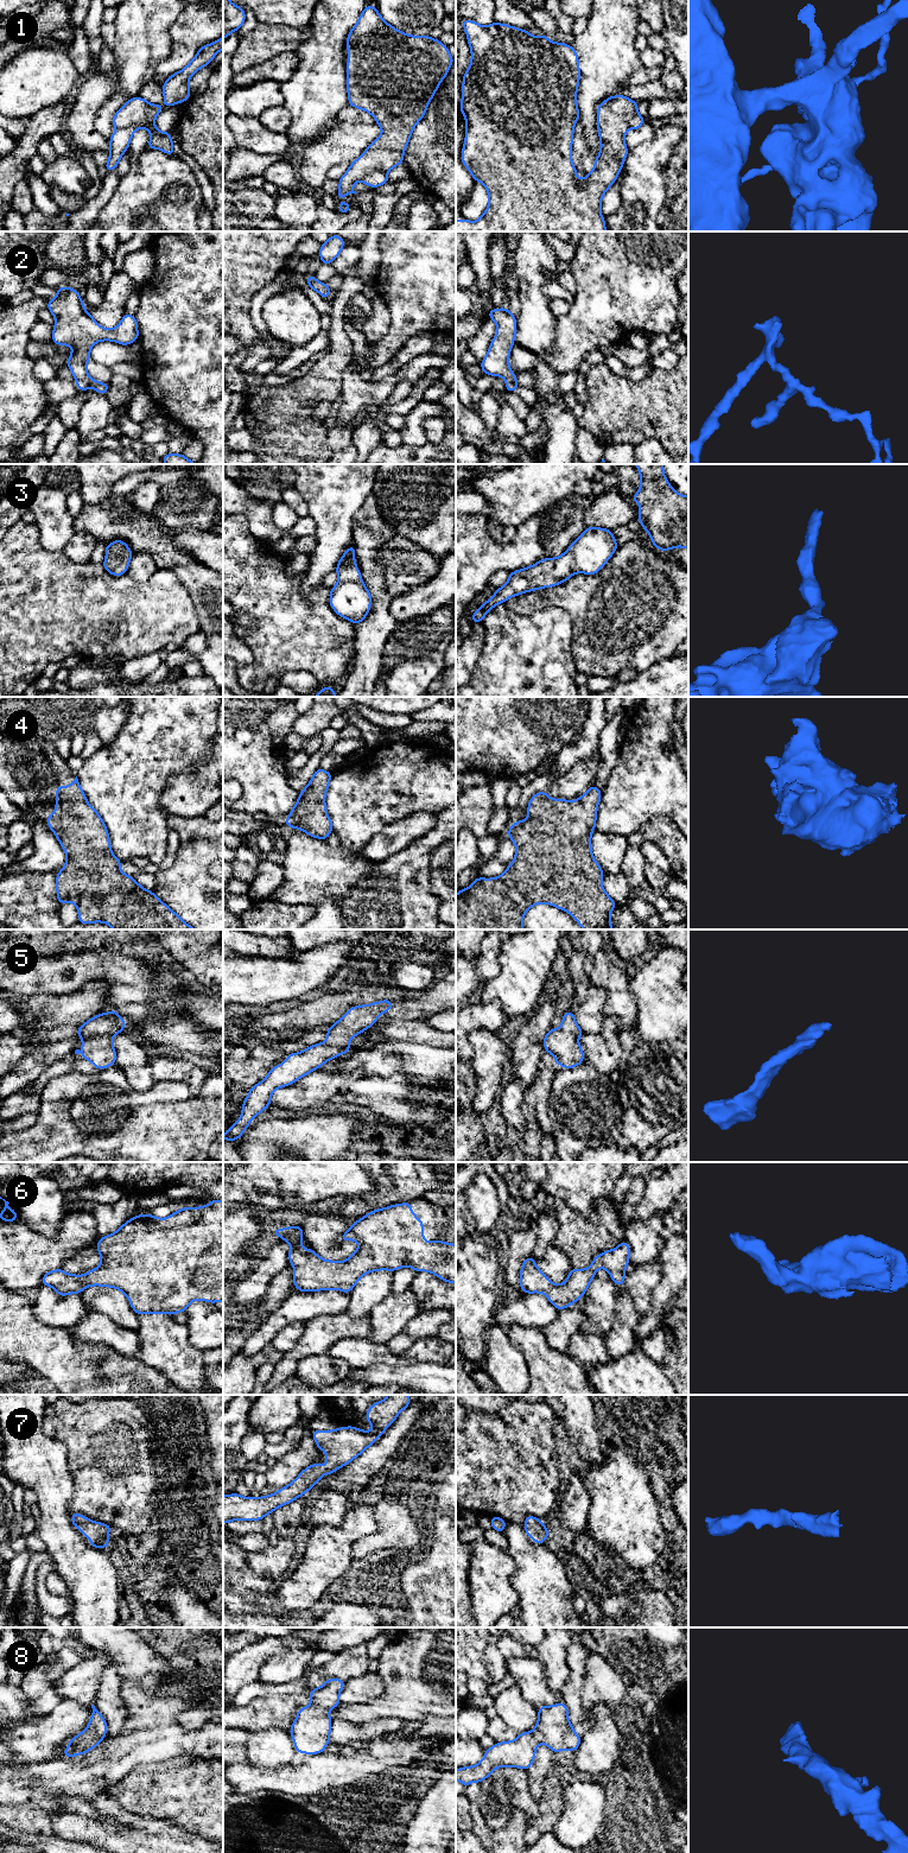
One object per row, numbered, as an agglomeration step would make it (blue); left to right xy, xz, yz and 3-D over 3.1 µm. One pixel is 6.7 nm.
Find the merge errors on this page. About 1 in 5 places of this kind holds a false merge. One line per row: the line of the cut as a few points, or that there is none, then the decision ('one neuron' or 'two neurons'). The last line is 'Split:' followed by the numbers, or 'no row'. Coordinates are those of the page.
1: cut xy (151, 105), (147, 115), (140, 122), (118, 128); two neurons
2: cut none; one neuron
3: cut none; one neuron
4: cut none; one neuron
5: cut none; one neuron
6: cut none; one neuron
7: cut none; one neuron
8: cut none; one neuron
Split: 1

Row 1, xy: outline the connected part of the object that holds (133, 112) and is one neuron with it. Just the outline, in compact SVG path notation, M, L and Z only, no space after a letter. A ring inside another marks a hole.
M141 97L127 101L114 115L113 125L116 128L126 128L141 123L150 112L151 103Z

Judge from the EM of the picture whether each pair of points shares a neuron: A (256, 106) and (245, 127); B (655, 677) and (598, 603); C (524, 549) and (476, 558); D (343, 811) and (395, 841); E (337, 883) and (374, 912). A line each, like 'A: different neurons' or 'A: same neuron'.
A: different neurons
B: different neurons
C: same neuron
D: different neurons
E: different neurons

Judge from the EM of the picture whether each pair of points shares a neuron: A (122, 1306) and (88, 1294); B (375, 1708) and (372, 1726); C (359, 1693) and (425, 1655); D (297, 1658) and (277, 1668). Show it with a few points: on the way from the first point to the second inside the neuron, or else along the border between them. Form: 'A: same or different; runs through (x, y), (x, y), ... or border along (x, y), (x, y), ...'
A: same; runs through (114, 1303), (96, 1298)
B: different; border along (344, 1719), (351, 1723), (401, 1719)
C: different; border along (376, 1673), (382, 1681), (382, 1692), (363, 1701)
D: same; runs through (292, 1663), (289, 1667), (281, 1668)

